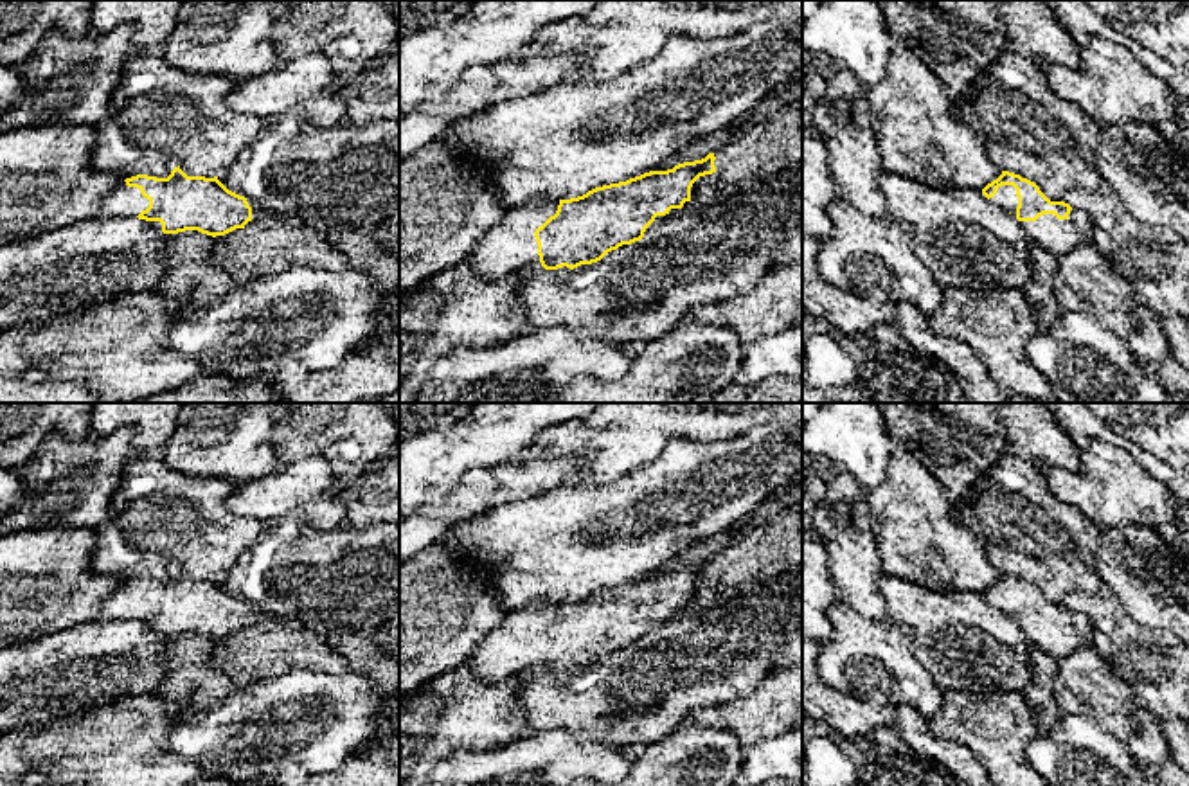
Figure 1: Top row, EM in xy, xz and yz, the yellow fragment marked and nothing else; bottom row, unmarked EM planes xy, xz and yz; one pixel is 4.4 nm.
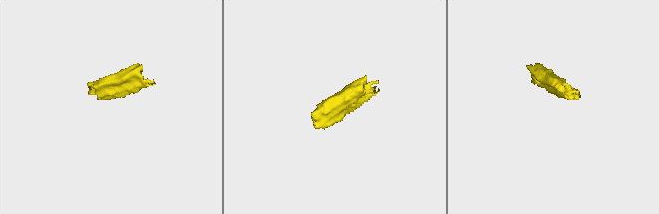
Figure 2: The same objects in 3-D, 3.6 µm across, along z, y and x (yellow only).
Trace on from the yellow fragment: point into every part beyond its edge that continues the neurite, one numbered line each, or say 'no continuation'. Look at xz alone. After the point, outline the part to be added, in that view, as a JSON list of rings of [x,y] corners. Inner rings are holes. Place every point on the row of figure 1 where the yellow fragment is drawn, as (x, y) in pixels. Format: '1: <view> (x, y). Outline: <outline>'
1: xz (509, 247). Outline: [[[541,198],[513,209],[468,252],[466,261],[484,281],[522,273],[525,279],[547,272],[538,255],[534,232],[556,214],[559,201]]]

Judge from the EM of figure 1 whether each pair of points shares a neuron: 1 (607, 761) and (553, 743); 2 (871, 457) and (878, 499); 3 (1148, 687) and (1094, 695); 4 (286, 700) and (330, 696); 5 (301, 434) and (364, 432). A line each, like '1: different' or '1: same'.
1: same
2: different
3: different
4: same
5: same

